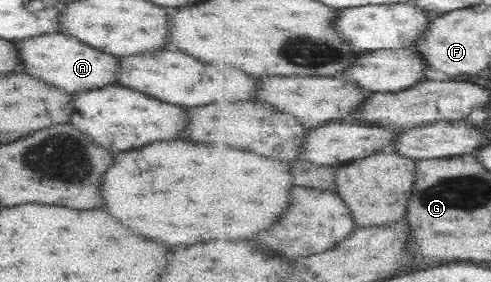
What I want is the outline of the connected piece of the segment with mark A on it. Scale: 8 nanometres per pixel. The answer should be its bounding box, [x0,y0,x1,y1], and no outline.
[18,32,116,93]

